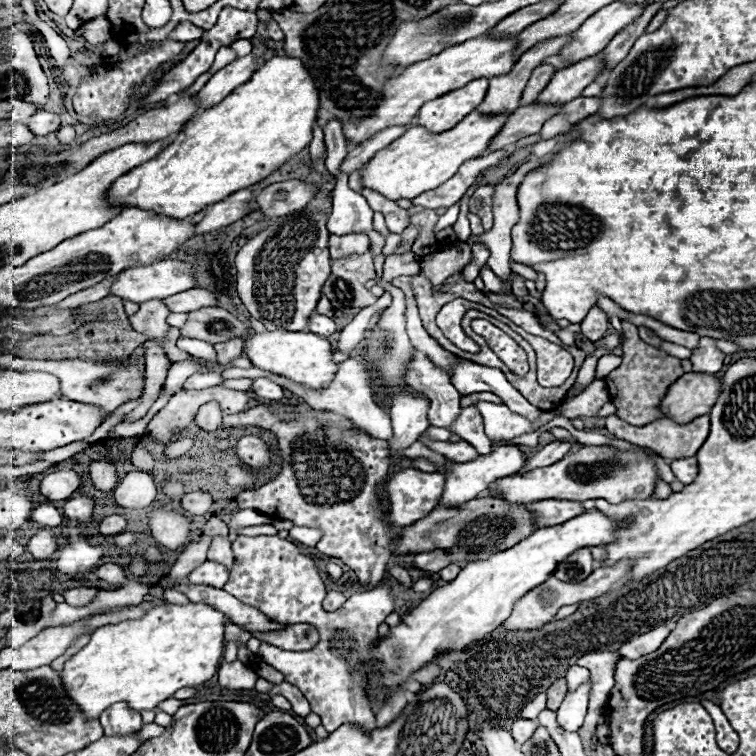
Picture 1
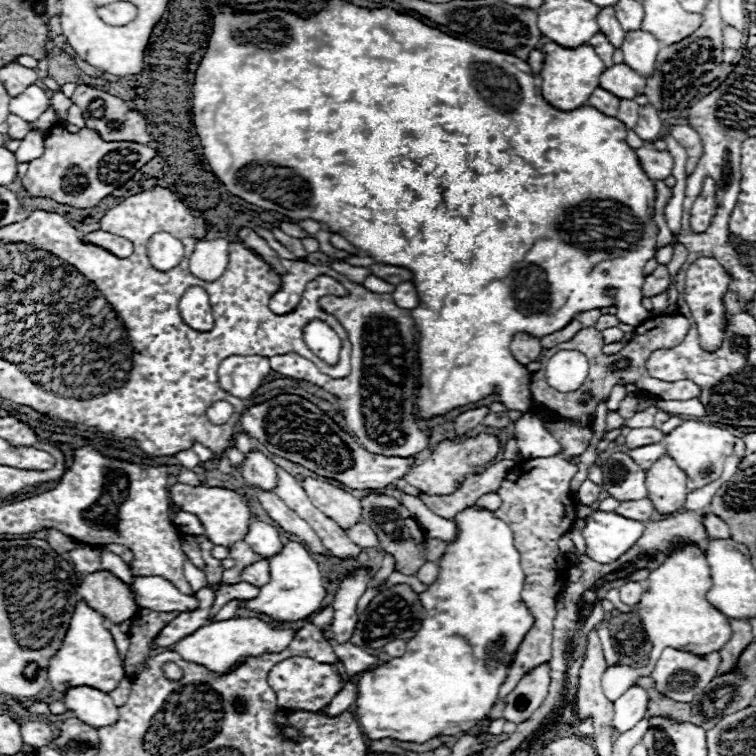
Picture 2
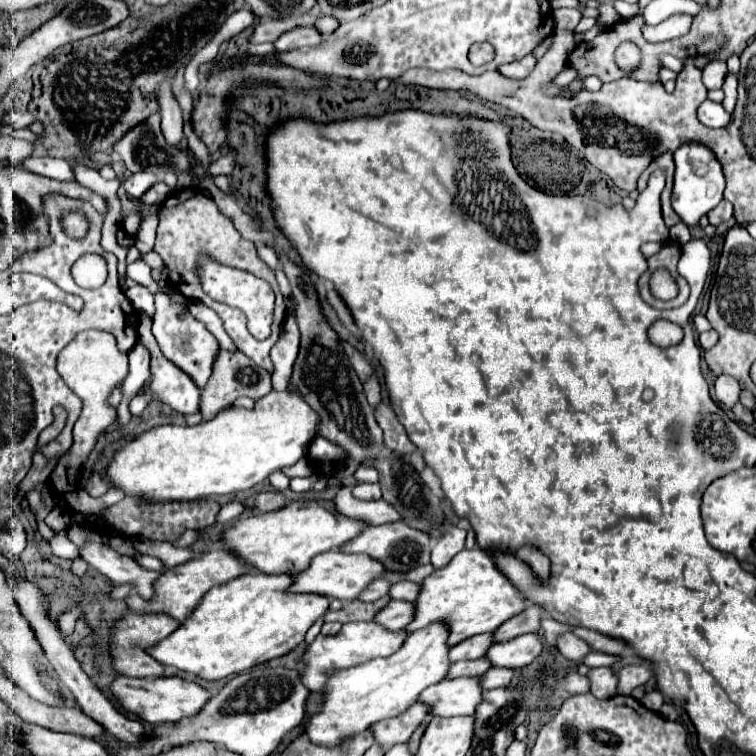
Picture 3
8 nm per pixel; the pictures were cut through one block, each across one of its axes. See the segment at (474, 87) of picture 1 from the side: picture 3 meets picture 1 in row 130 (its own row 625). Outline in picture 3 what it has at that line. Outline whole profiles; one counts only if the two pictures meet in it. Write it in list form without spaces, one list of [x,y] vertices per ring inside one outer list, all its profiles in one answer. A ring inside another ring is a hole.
[[[430,624],[418,632],[412,632],[398,652],[388,658],[376,658],[368,664],[356,668],[346,668],[332,672],[328,676],[322,692],[322,706],[314,712],[306,724],[304,734],[320,746],[334,746],[346,738],[364,732],[370,724],[402,714],[406,708],[416,704],[418,694],[444,680],[450,660],[448,660],[448,628],[444,624]]]

